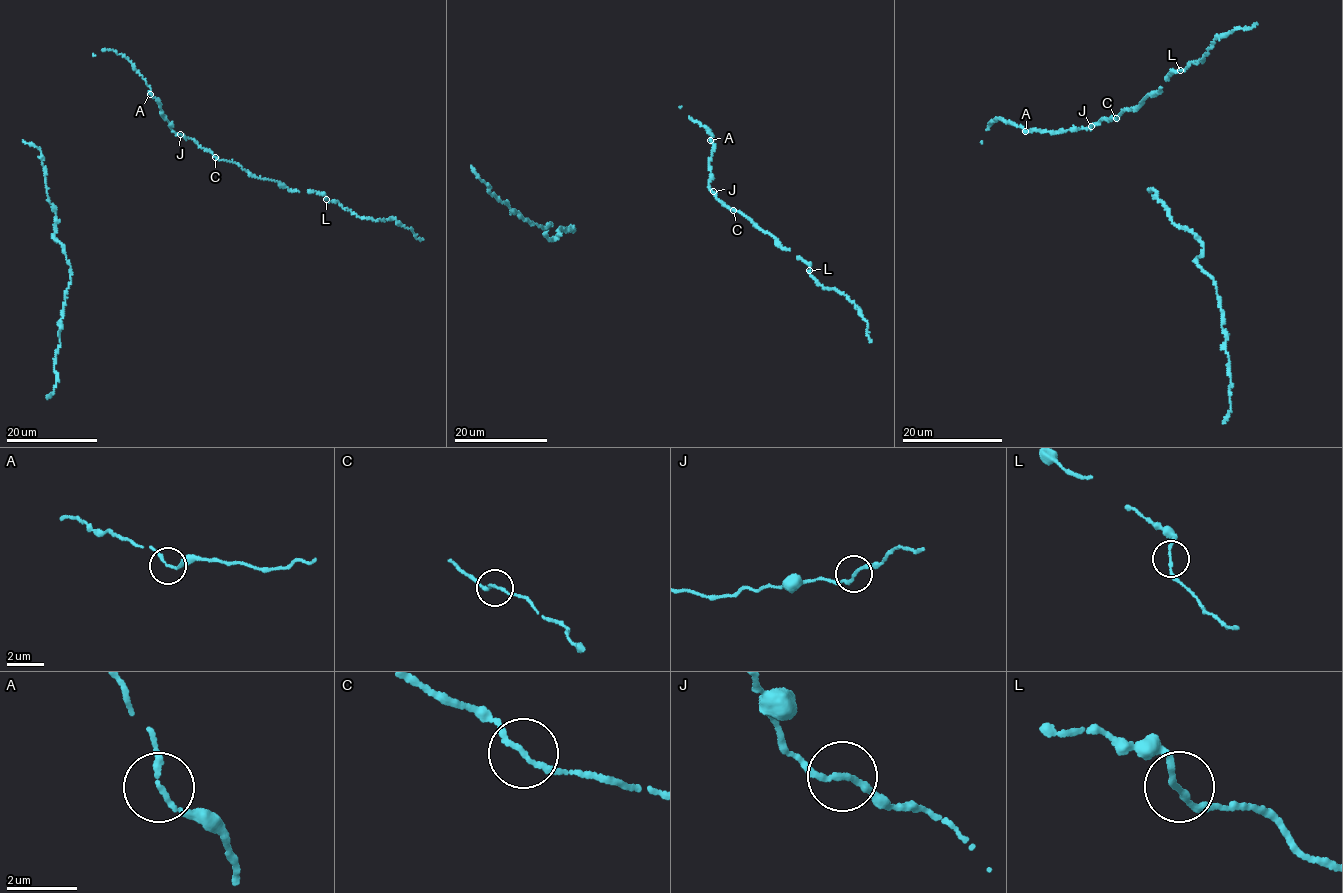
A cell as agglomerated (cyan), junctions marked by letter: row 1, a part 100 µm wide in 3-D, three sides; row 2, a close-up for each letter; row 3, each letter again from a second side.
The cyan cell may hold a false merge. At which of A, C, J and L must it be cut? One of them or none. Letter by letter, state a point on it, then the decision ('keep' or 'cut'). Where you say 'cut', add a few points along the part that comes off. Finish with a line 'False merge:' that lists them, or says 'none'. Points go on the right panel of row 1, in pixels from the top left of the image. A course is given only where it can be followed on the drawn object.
A: at (1025, 131); keep
C: at (1116, 118); keep
J: at (1091, 126); keep
L: at (1180, 70); keep
False merge: none

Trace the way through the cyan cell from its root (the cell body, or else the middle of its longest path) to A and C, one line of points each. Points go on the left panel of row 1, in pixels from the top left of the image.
A: (173, 131), (169, 121), (161, 113), (160, 103), (150, 94)
C: (173, 131), (193, 140), (215, 156)

